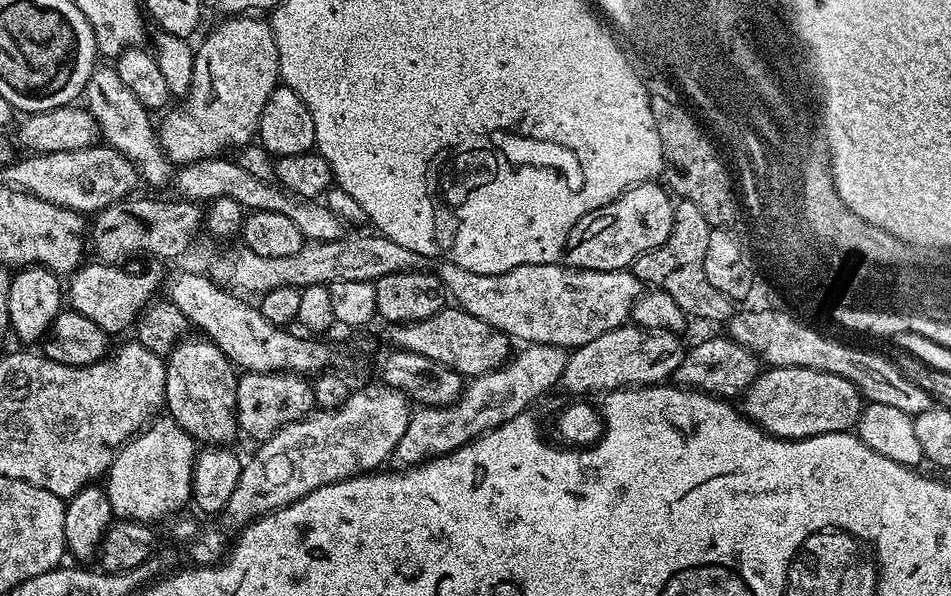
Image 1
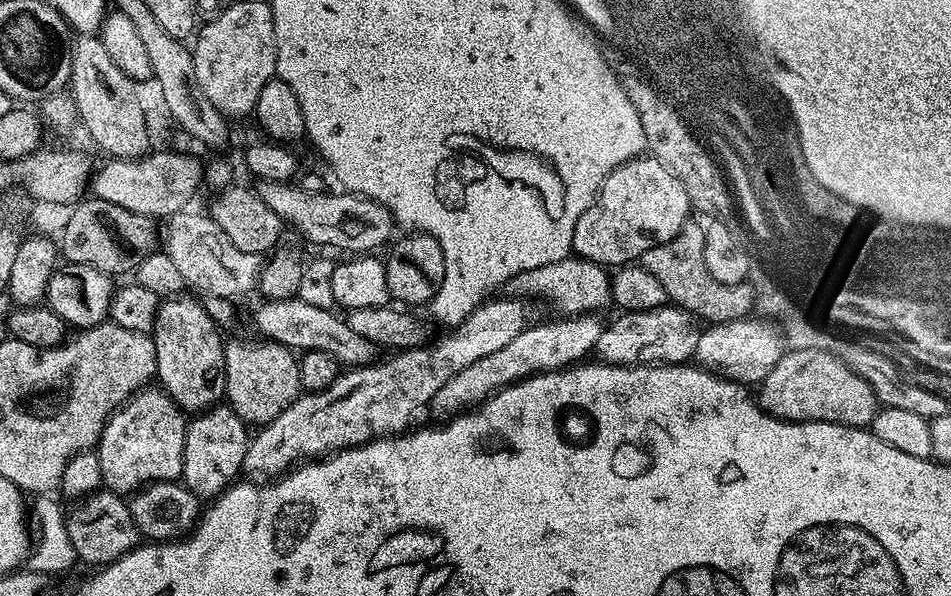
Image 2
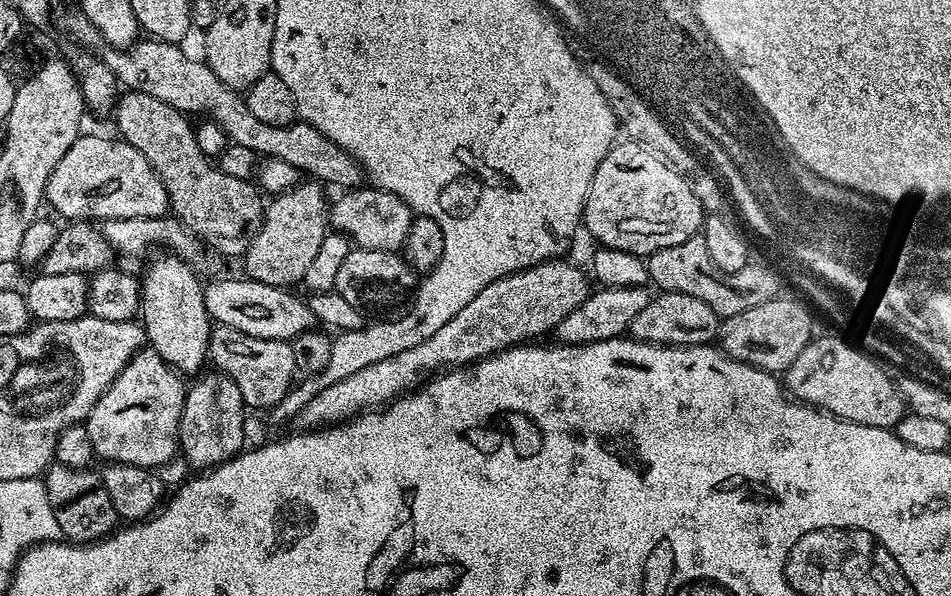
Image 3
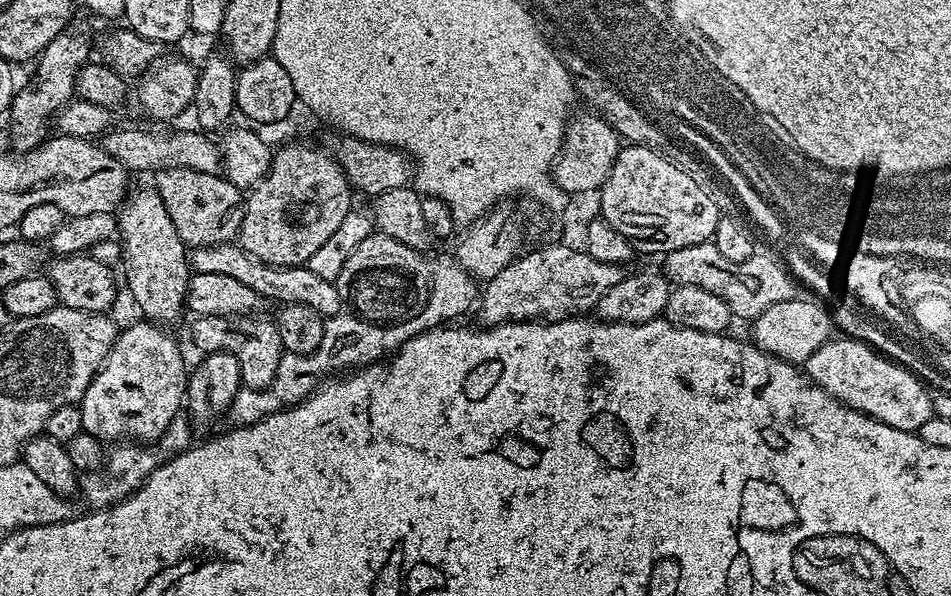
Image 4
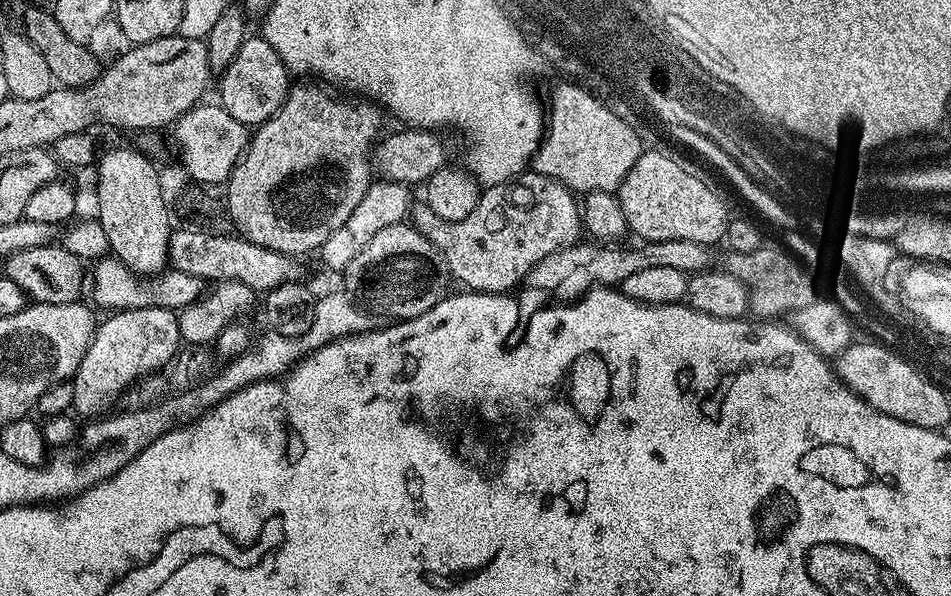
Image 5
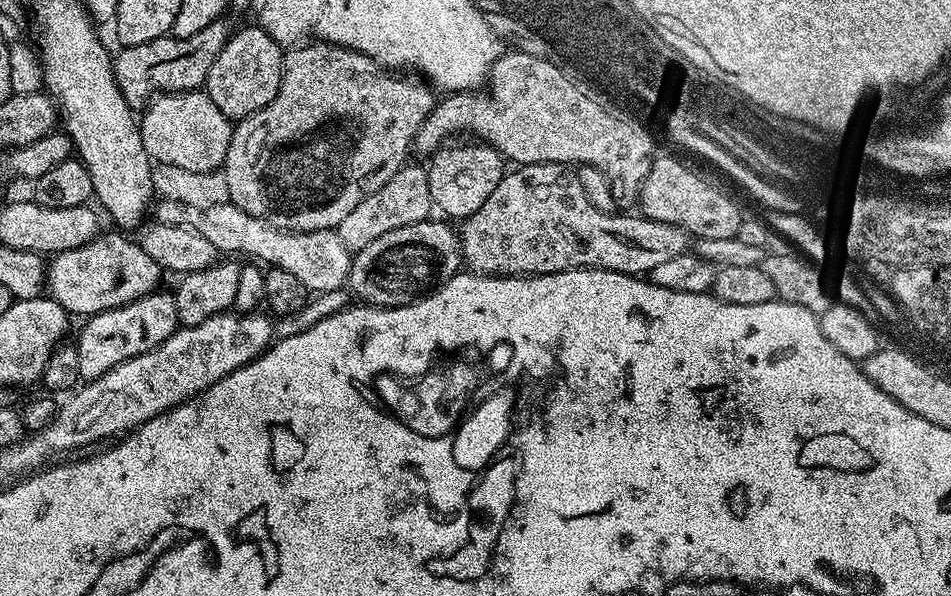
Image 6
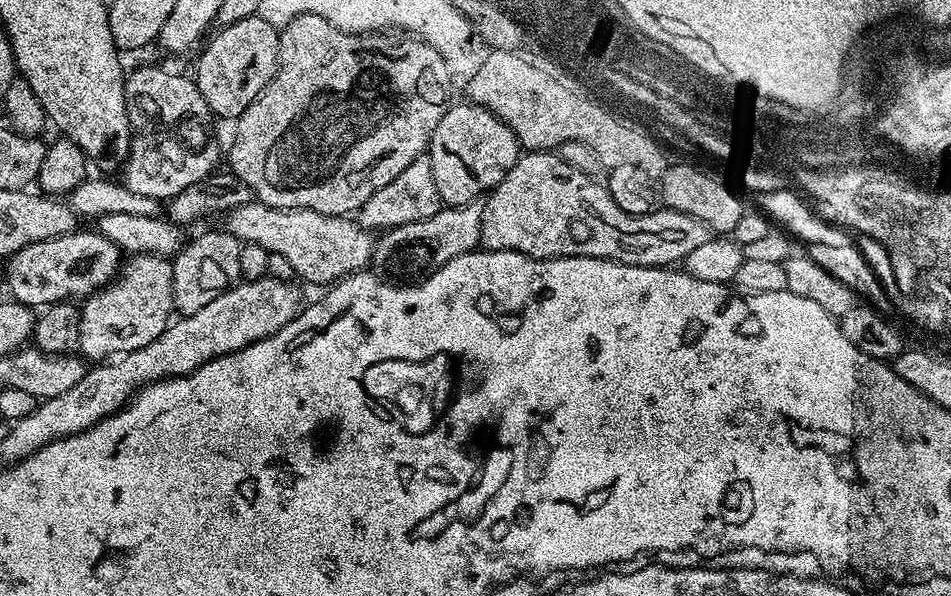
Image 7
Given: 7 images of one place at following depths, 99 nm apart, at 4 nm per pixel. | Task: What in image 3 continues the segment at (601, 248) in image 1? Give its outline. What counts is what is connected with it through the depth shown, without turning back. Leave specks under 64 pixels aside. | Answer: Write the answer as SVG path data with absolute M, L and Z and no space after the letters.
M624 138L613 143L606 158L602 158L596 168L584 203L582 224L585 229L588 227L588 232L597 240L597 245L626 250L635 256L647 258L666 246L678 246L678 242L686 242L697 235L703 229L705 215L703 204L695 196L691 183L680 172L655 159L650 150L638 141Z

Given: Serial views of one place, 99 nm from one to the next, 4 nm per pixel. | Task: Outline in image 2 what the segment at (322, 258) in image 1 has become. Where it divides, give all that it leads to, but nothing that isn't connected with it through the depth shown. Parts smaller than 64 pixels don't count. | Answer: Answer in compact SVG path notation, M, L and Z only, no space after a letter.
M185 210L167 217L165 224L168 225L164 228L162 251L170 258L170 262L174 262L178 274L182 274L185 285L193 293L204 292L205 297L217 296L223 300L232 300L237 298L236 296L246 295L251 288L253 291L259 285L262 267L261 253L238 250L238 246L234 246L234 242L230 242L230 238L226 238L226 234L222 234L222 226L218 226L218 222L214 222L211 215L204 213L203 216L200 212Z

